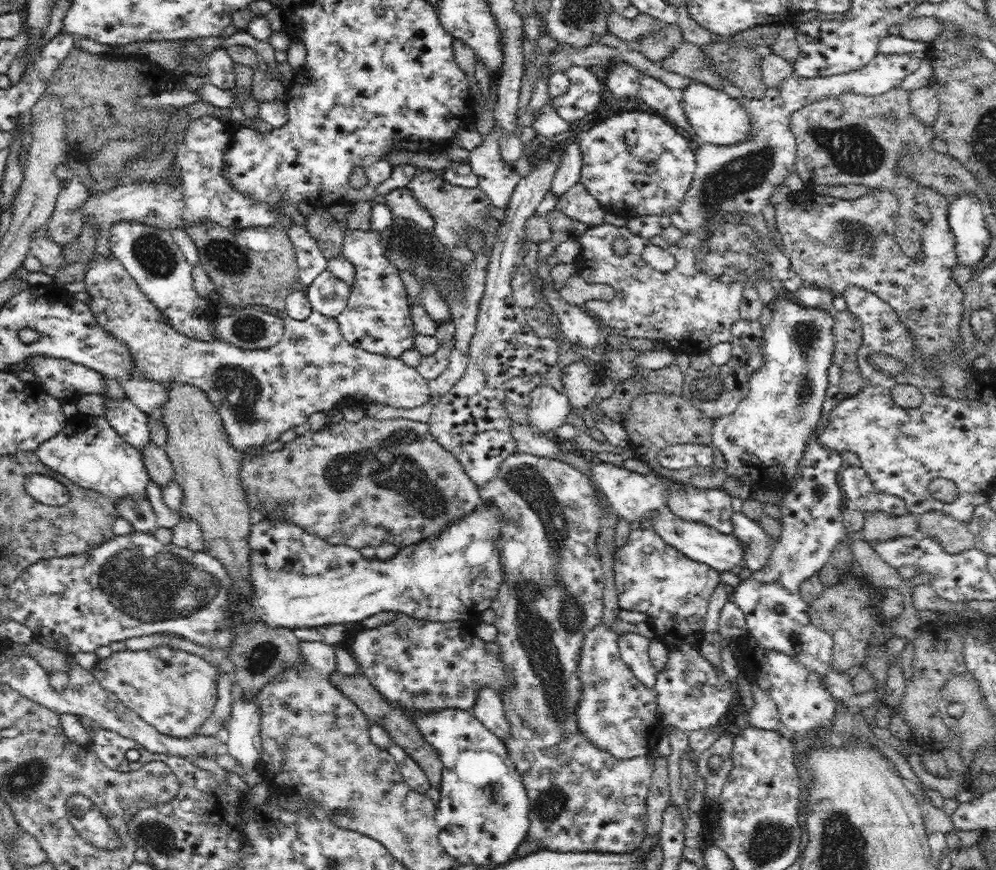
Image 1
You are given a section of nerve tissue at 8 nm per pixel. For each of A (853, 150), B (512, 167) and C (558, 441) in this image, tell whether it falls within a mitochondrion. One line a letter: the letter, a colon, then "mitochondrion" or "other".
A: mitochondrion
B: other
C: other

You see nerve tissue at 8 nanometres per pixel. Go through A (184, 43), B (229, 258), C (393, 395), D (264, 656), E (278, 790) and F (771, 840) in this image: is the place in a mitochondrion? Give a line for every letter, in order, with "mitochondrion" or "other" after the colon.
A: other
B: mitochondrion
C: other
D: mitochondrion
E: other
F: mitochondrion

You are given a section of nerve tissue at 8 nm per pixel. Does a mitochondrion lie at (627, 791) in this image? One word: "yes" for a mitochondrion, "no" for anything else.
no

